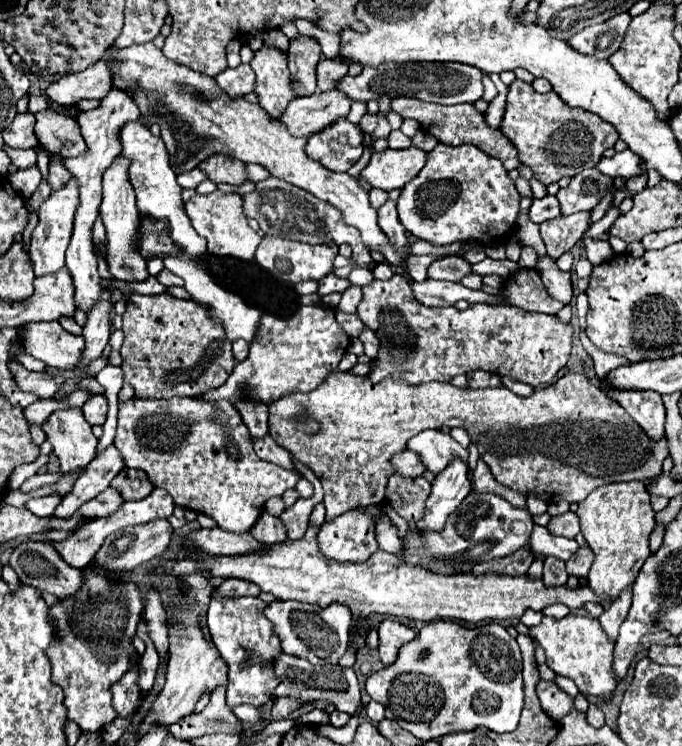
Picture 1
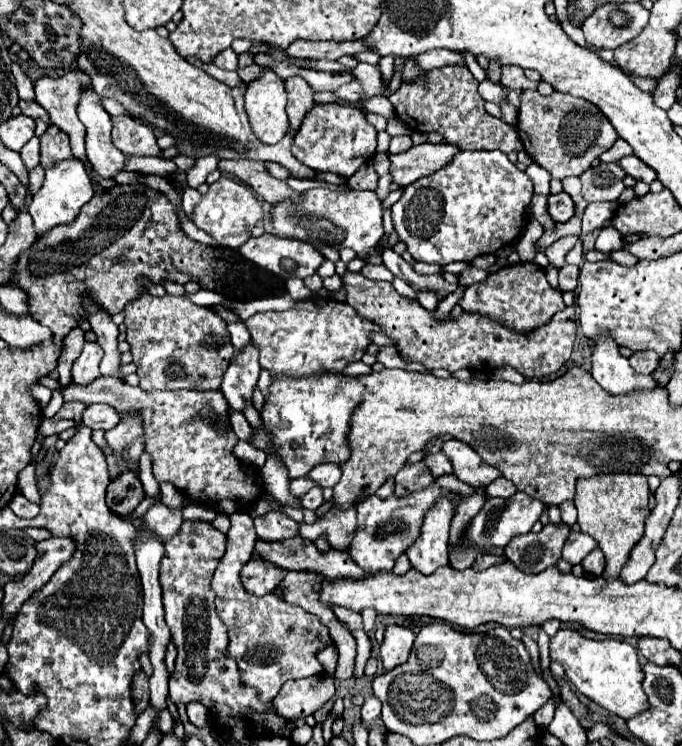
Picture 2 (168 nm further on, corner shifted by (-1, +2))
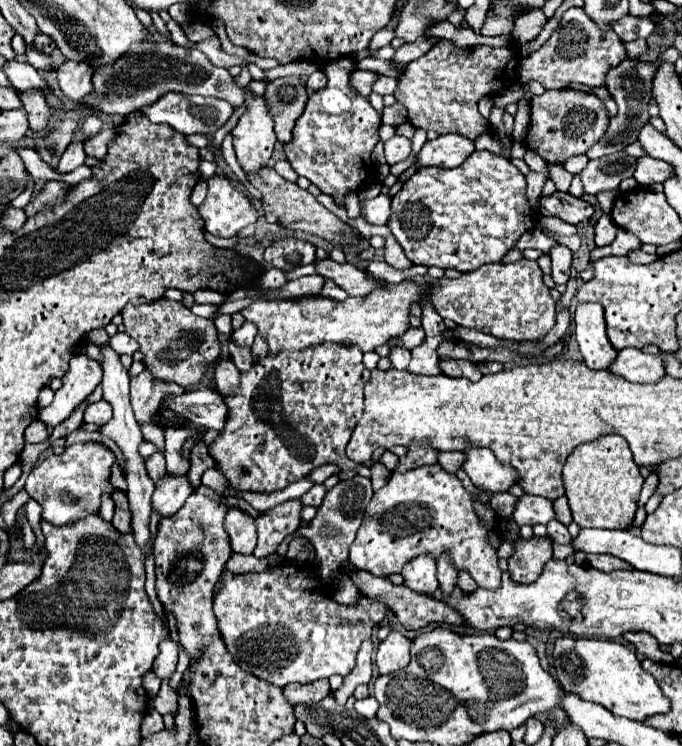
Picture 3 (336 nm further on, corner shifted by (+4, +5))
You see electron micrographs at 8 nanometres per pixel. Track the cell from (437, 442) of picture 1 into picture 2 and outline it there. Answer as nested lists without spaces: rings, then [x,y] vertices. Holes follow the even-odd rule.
[[[456,439],[444,441],[442,453],[452,463],[452,475],[472,487],[478,487],[478,485],[486,487],[496,477],[500,477],[500,473],[488,463],[484,463],[484,459],[480,459],[480,455],[464,441],[456,441]]]

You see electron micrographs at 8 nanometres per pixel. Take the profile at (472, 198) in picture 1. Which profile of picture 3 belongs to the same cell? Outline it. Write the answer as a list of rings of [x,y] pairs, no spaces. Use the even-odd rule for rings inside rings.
[[[485,150],[471,154],[461,166],[449,168],[419,168],[403,188],[393,196],[393,214],[387,226],[401,244],[405,256],[413,264],[455,268],[459,272],[473,272],[483,264],[501,262],[501,258],[511,252],[517,240],[535,228],[537,216],[525,196],[525,176],[505,158],[495,156]]]

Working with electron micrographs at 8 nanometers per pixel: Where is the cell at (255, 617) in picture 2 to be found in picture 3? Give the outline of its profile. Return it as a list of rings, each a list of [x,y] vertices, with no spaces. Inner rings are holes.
[[[283,562],[283,564],[279,564],[279,568],[271,568],[271,570],[265,570],[265,572],[249,572],[249,574],[229,574],[229,572],[225,572],[223,574],[223,590],[217,594],[217,598],[215,598],[215,604],[213,604],[213,610],[215,610],[215,616],[217,616],[217,620],[219,620],[219,632],[221,632],[221,636],[223,636],[223,642],[225,642],[225,646],[227,646],[227,650],[231,652],[231,656],[235,658],[235,662],[245,662],[245,670],[249,670],[251,674],[255,674],[255,676],[259,676],[259,678],[265,678],[267,682],[271,682],[271,684],[275,684],[275,686],[279,686],[279,688],[285,688],[287,684],[291,684],[291,682],[305,682],[305,660],[317,660],[319,662],[319,666],[323,664],[325,668],[331,668],[333,670],[333,666],[335,666],[335,672],[331,672],[331,674],[325,674],[325,676],[333,676],[333,674],[341,674],[341,676],[347,676],[349,672],[351,672],[351,668],[353,668],[353,664],[355,664],[355,652],[359,650],[359,644],[363,642],[363,640],[369,640],[371,638],[371,630],[375,628],[375,626],[379,626],[381,622],[383,622],[383,618],[387,616],[387,612],[389,612],[389,608],[383,604],[383,602],[377,602],[377,600],[371,600],[371,598],[367,598],[367,596],[359,596],[359,600],[355,602],[355,604],[349,604],[349,606],[345,606],[345,604],[339,604],[337,600],[333,600],[333,596],[331,596],[331,590],[323,584],[323,580],[313,572],[313,568],[309,568],[309,566],[299,566],[297,568],[297,564],[293,564],[293,562]]]

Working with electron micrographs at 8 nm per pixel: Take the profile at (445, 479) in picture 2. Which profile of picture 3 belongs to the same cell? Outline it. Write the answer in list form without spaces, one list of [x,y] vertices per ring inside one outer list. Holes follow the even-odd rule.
[[[505,492],[505,494],[493,494],[493,498],[491,498],[491,508],[501,518],[511,518],[511,514],[515,510],[513,508],[515,504],[517,504],[517,496],[513,496],[509,492]]]

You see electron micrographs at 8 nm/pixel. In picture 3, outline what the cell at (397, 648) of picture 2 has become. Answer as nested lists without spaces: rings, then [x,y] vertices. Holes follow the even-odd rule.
[[[393,630],[379,644],[379,650],[375,654],[375,662],[377,662],[379,674],[391,674],[391,672],[395,672],[399,668],[405,668],[409,664],[409,660],[411,660],[409,644],[411,644],[409,638],[405,638],[403,634]]]

